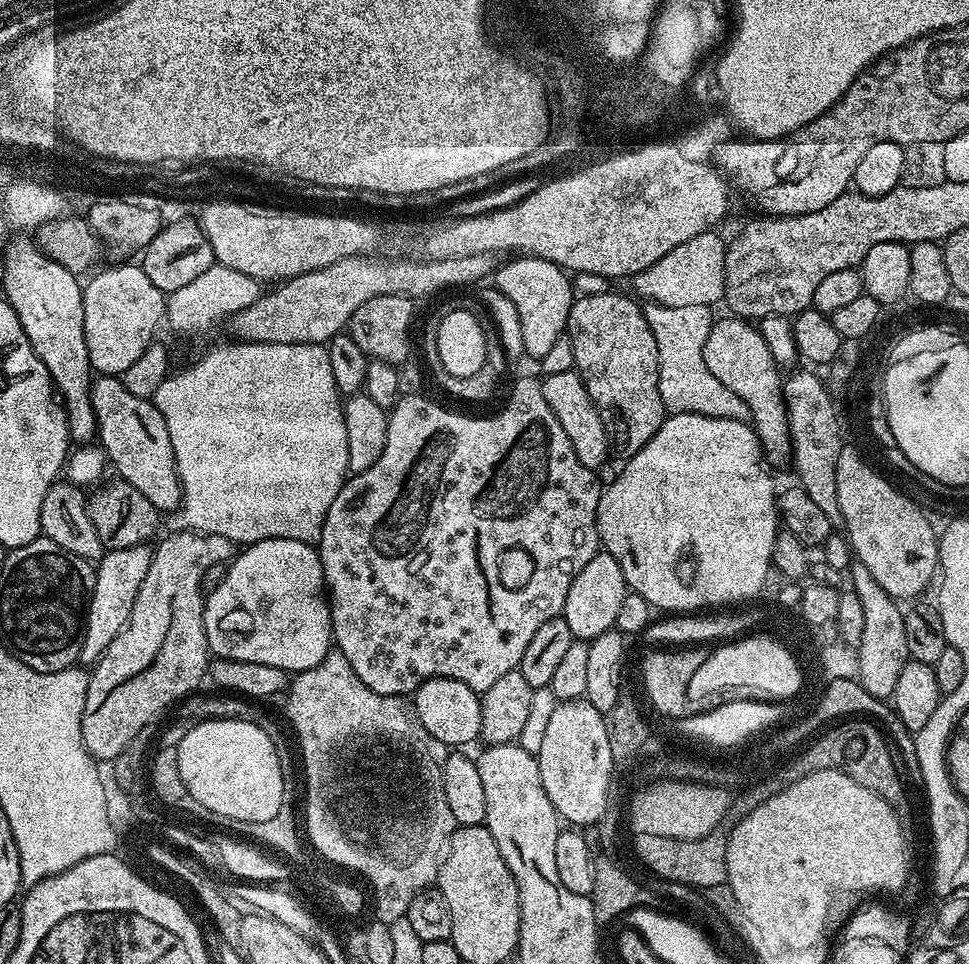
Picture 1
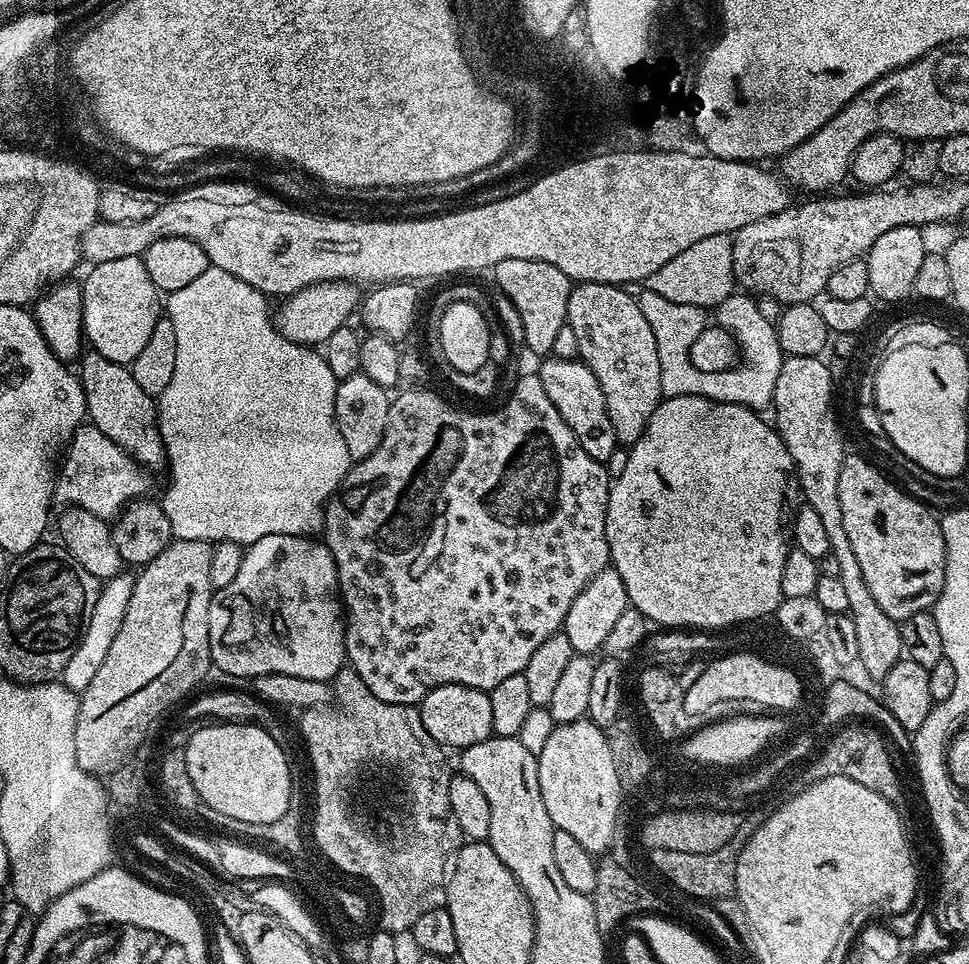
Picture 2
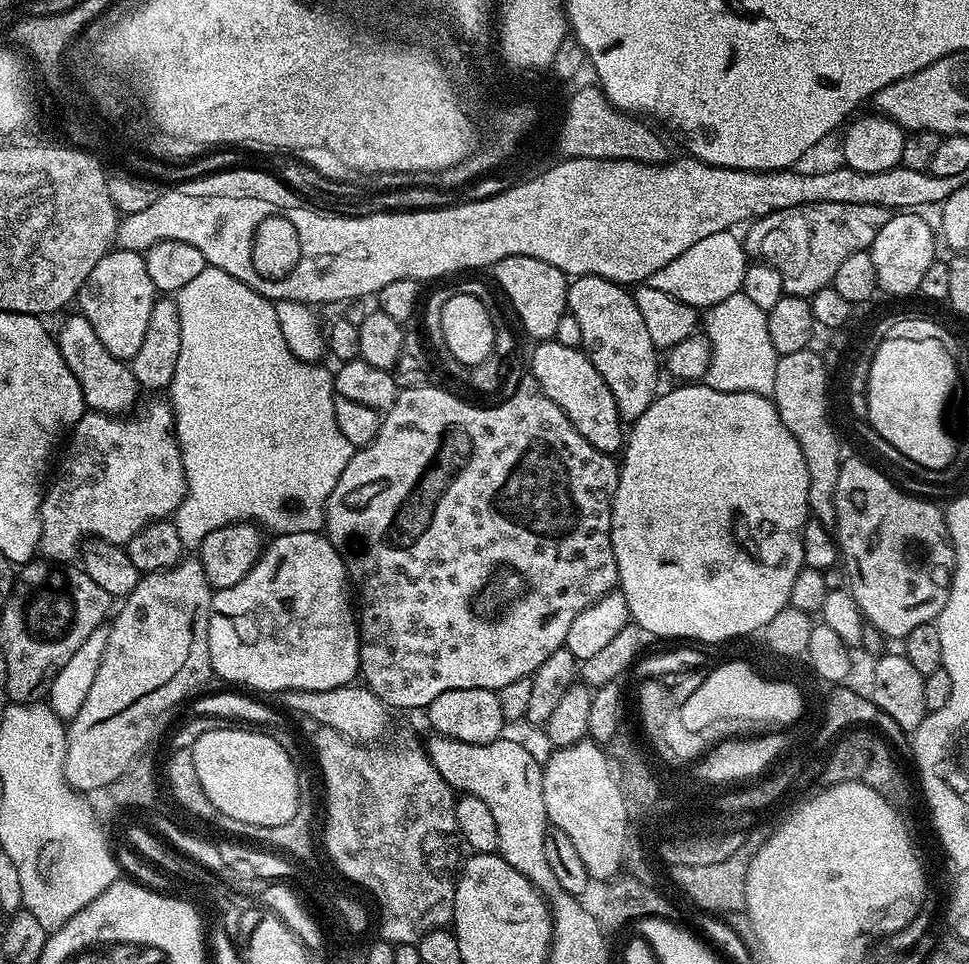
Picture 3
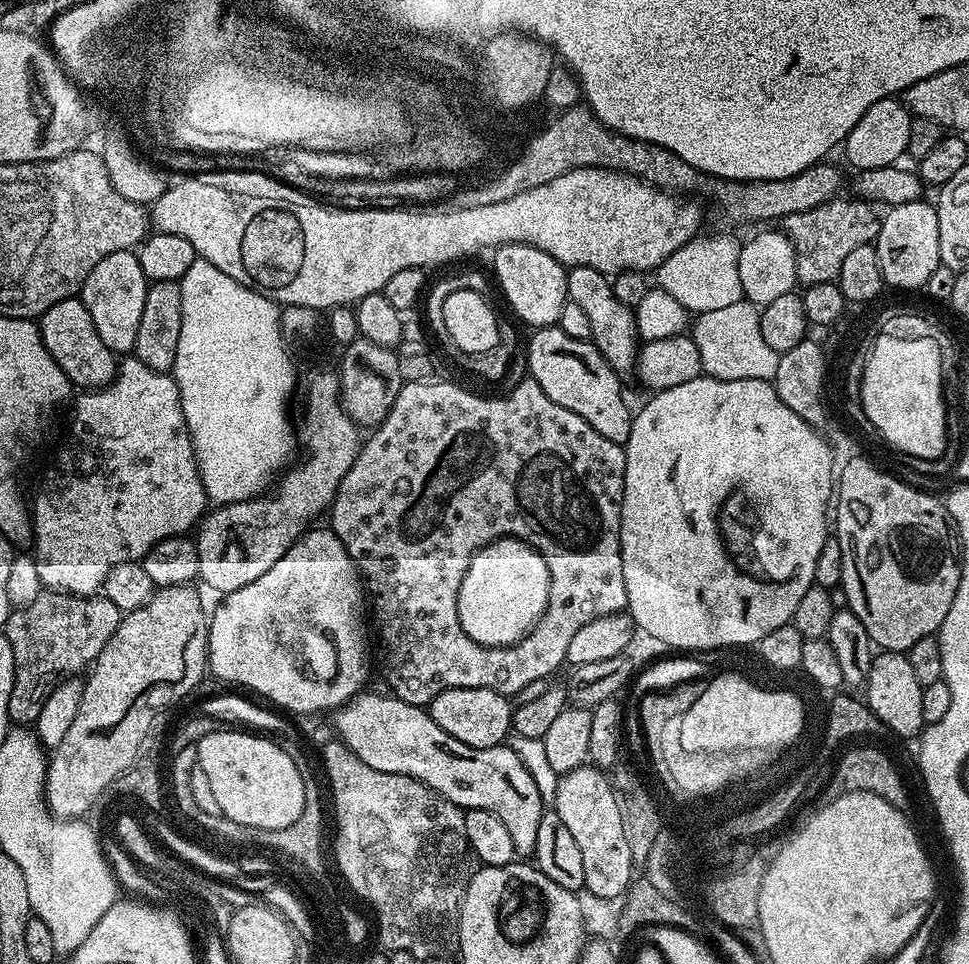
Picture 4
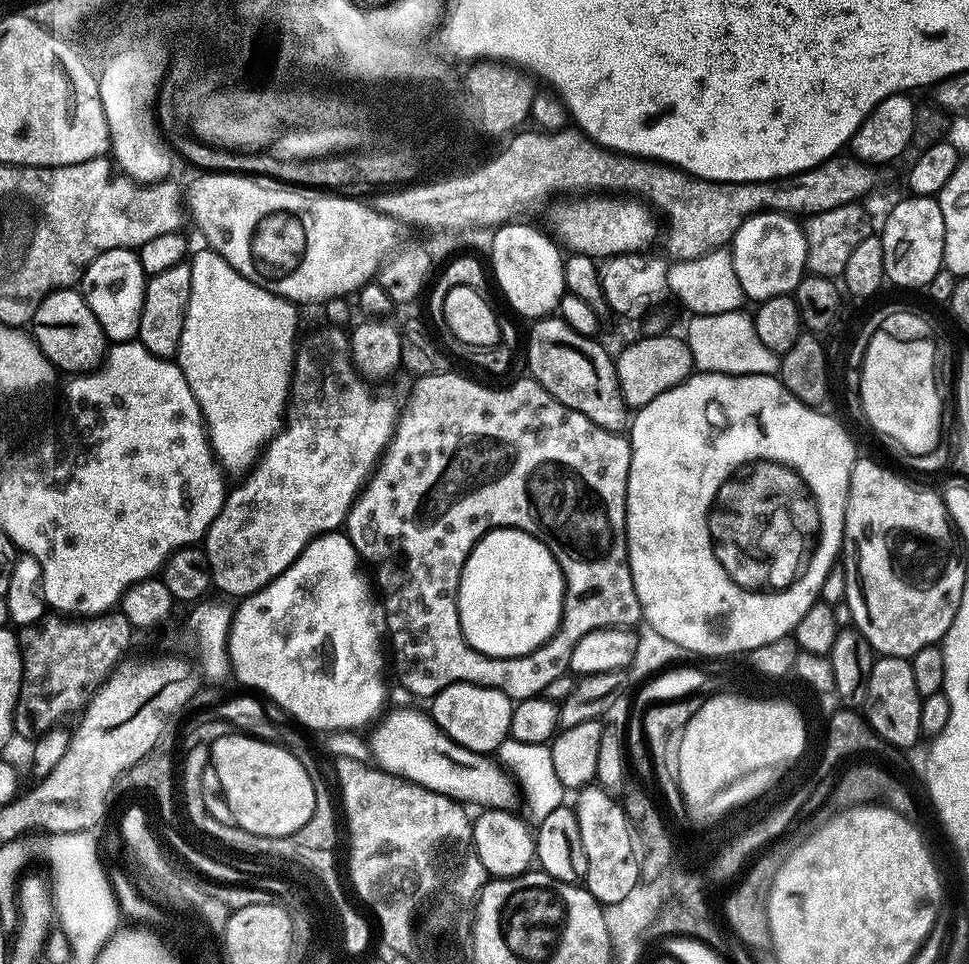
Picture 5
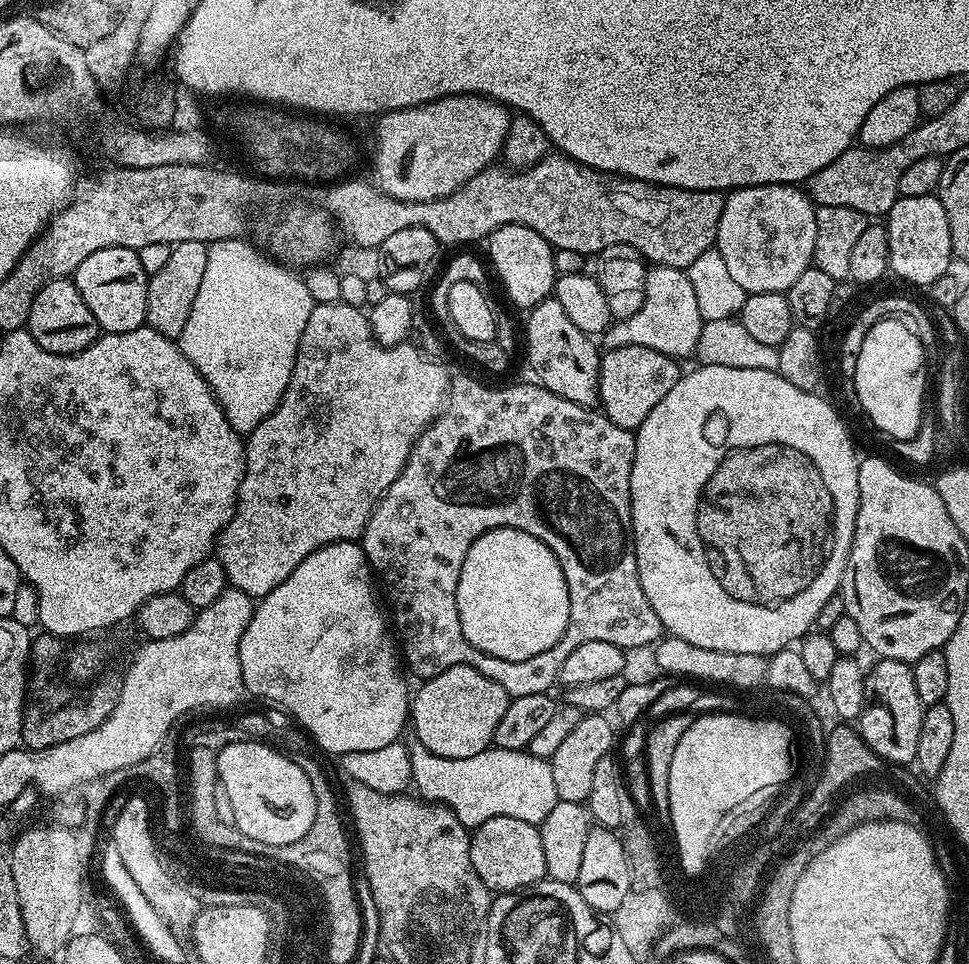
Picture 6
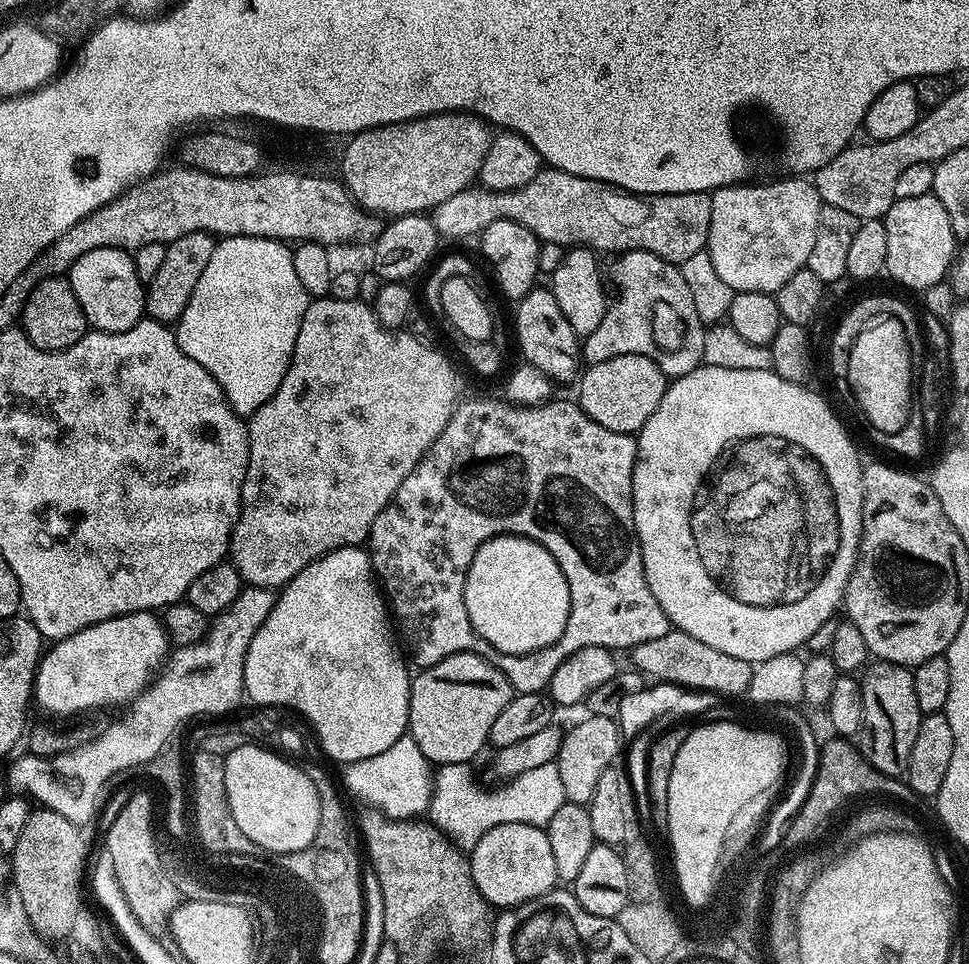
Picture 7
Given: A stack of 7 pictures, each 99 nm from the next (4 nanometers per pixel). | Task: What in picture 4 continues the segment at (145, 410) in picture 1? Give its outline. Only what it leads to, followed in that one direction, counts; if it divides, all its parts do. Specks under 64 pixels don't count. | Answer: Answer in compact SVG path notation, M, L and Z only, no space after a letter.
M59 300L50 310L38 317L38 327L42 334L42 342L46 350L50 350L50 358L58 362L58 366L66 374L66 378L80 390L105 388L116 377L118 367L117 353L112 352L98 338L98 330L94 330L94 318L90 318L90 310L79 300Z

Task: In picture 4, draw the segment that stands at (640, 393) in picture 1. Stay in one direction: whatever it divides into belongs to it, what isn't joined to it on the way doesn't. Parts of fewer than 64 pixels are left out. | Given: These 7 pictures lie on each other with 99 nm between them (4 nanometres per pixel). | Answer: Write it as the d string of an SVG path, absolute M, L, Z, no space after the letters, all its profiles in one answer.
M590 266L568 268L568 298L579 306L590 321L590 343L606 358L606 362L618 374L631 373L642 347L642 340L636 330L636 313L615 297L613 281L607 275Z

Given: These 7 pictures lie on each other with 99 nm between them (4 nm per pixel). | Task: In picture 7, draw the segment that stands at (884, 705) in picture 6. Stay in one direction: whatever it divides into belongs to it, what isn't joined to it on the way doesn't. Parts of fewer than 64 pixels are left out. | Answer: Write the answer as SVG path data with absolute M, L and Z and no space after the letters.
M876 660L863 669L860 689L864 703L864 726L858 747L879 772L903 777L908 770L910 749L914 746L914 737L918 735L922 715L918 710L918 697L914 694L912 669Z

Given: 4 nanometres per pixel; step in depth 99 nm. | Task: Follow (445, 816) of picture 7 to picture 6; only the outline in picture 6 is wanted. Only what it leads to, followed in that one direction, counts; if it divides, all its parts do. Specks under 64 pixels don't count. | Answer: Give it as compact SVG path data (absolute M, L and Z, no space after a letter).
M407 731L404 742L408 750L411 764L411 781L415 791L421 799L431 803L442 803L459 818L464 827L474 830L482 822L488 821L494 816L506 816L524 818L524 750L514 754L507 754L504 749L490 746L486 751L470 758L446 758L445 756L435 755L420 739L417 738L415 731Z

